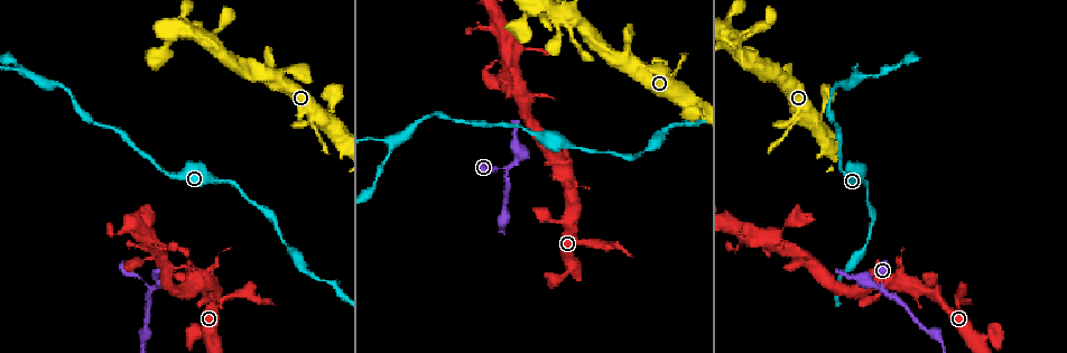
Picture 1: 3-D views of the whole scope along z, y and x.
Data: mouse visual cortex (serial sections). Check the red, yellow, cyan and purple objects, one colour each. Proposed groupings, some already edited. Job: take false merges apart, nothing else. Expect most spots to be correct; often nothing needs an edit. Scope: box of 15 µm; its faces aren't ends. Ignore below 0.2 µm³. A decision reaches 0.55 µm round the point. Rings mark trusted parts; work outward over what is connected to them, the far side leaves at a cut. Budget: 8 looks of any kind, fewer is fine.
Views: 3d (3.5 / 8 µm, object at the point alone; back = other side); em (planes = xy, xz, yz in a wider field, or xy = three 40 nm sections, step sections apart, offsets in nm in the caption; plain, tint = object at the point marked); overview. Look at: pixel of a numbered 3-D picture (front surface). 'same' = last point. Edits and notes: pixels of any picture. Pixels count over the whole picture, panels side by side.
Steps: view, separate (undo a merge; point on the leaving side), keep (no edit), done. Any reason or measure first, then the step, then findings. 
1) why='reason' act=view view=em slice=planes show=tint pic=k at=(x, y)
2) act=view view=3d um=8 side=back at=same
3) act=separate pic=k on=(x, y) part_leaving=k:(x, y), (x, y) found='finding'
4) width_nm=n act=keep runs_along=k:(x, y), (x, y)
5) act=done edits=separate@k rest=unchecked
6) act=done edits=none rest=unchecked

why='a fork' act=view view=3d um=3.5 pic=1 at=(507, 166)

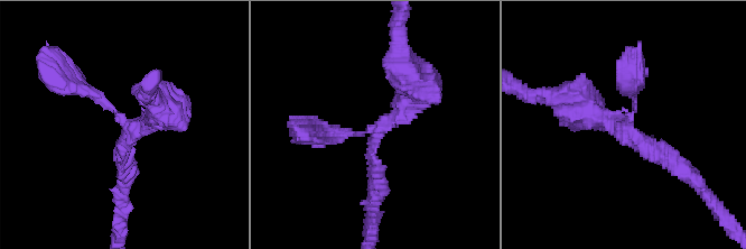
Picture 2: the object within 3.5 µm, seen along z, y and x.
why='now the EM' act=view view=em slice=xy step=2 show=tint pic=2 at=(128, 127)

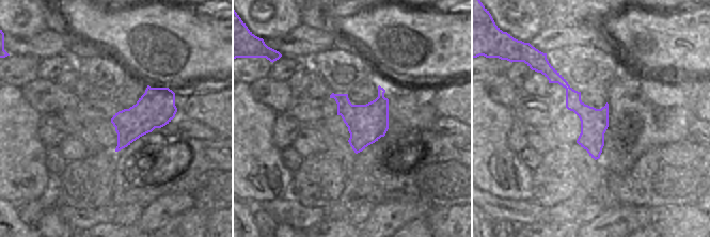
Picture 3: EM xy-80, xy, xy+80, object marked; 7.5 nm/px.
act=keep found='one cell here'

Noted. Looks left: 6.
why='thick turns thin' act=view view=3d um=3.5 pic=1 at=(577, 148)

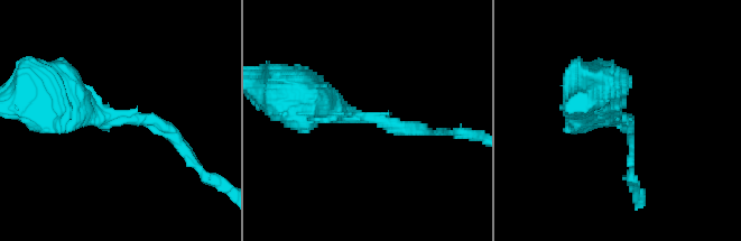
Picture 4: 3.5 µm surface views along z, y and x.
act=keep runs_along=4:(294, 85), (342, 114), (432, 131) found='continuous, no second cell'

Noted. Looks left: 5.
why='arms part here' act=view view=3d um=3.5 pic=1 at=(858, 74)

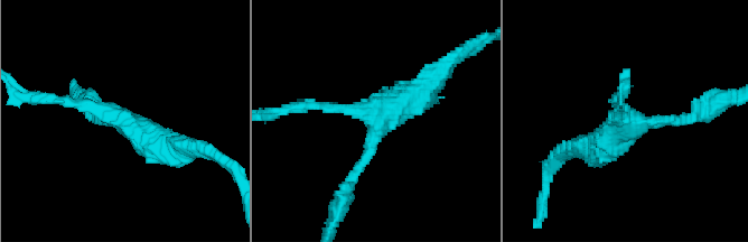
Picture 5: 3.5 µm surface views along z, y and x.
arms=3 arm_widths_nm=150,150,400 why='shape alone is not enough' act=view view=em slice=xy step=1 show=tint pic=5 at=(626, 122)

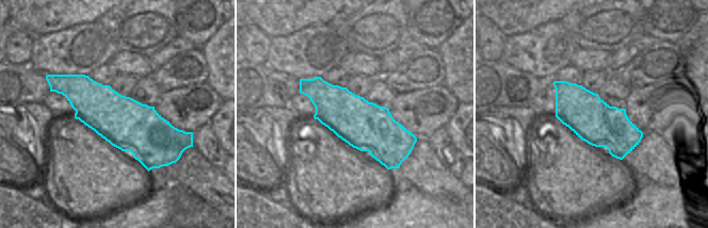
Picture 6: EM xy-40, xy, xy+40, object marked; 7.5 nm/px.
act=keep runs_along=5:(435, 76), (380, 117), (348, 183) found='all the same cell'

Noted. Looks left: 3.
act=done edits=none rest=unchecked

